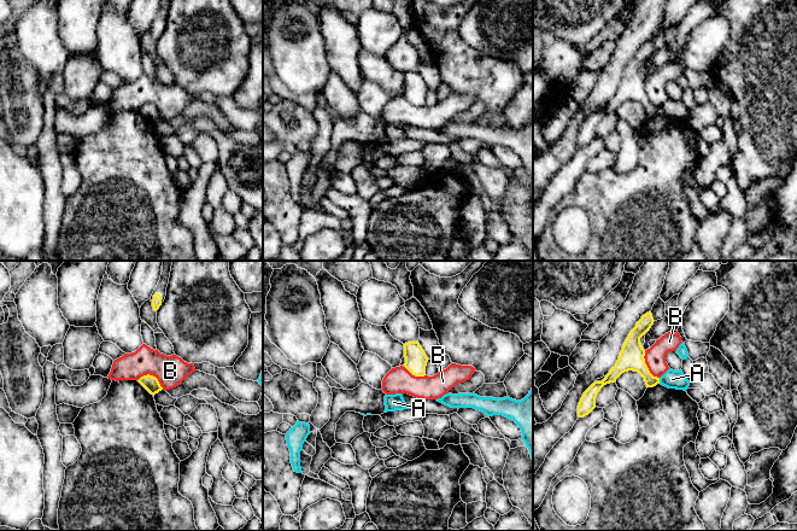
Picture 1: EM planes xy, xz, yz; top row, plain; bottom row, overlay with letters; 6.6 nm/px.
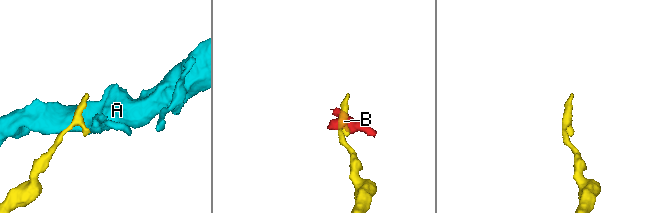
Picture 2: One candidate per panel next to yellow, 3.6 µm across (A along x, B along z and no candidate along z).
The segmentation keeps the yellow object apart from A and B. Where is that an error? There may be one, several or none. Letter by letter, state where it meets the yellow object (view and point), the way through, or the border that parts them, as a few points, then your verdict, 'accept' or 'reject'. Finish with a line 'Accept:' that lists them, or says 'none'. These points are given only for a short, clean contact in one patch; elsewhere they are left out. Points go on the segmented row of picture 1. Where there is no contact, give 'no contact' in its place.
A: contact yz (658, 380); border yz (658, 378), (660, 383); reject
B: contact yz (646, 366); border yz (644, 350), (644, 362), (648, 369), (658, 378); reject
Accept: none

